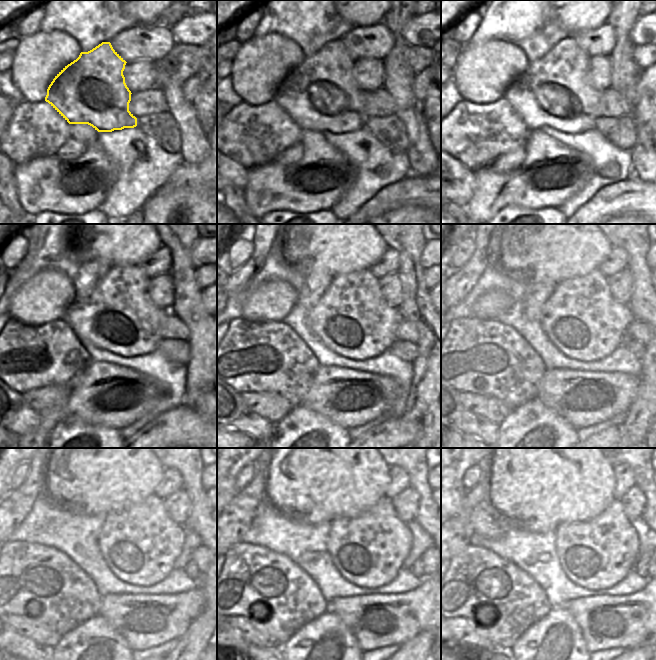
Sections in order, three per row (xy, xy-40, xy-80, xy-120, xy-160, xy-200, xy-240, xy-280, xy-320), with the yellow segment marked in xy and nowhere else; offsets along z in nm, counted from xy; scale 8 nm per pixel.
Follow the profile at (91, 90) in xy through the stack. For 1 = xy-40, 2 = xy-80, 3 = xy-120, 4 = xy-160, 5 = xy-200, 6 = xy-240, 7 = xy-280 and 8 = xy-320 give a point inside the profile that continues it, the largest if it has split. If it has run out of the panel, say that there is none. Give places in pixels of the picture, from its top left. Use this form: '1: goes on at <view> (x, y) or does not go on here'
1: goes on at xy-40 (320, 94)
2: goes on at xy-80 (553, 91)
3: goes on at xy-120 (119, 317)
4: goes on at xy-160 (352, 318)
5: goes on at xy-200 (581, 317)
6: goes on at xy-240 (139, 543)
7: goes on at xy-280 (368, 551)
8: goes on at xy-320 (596, 554)

